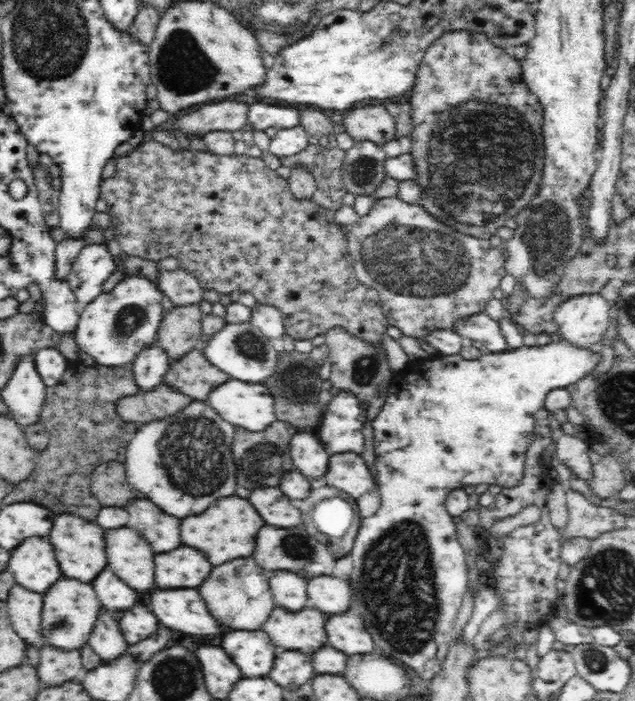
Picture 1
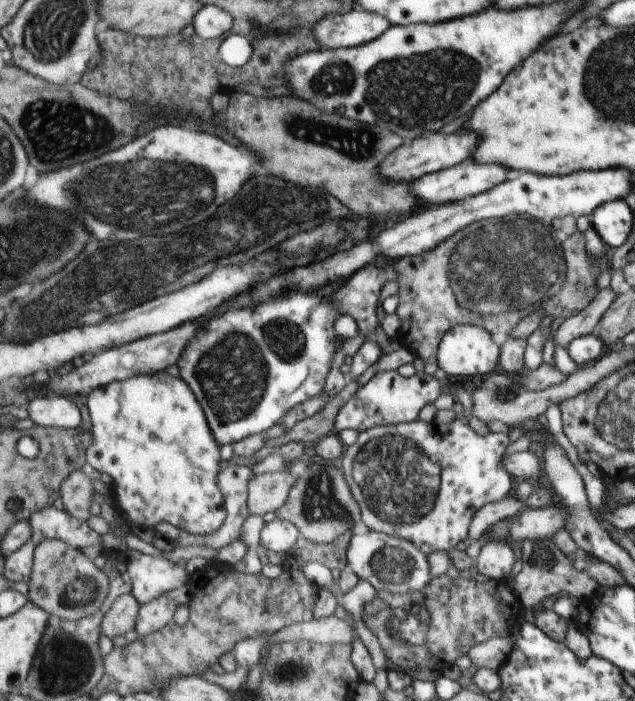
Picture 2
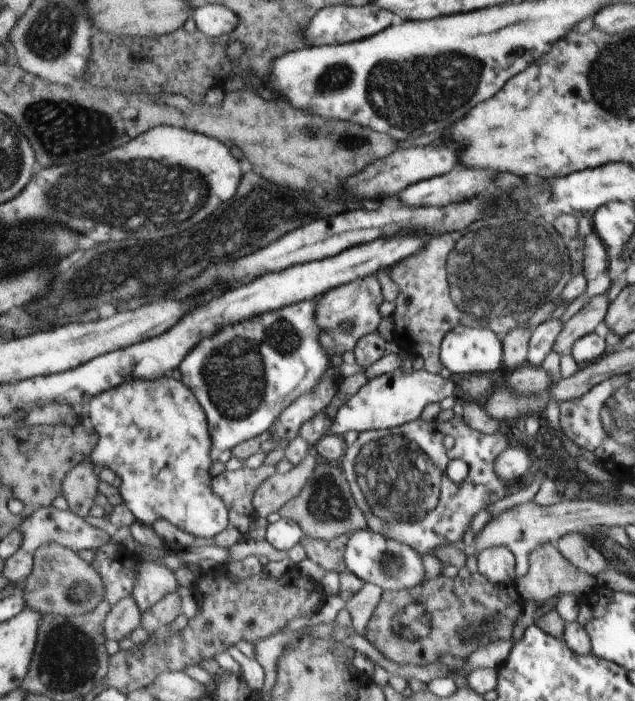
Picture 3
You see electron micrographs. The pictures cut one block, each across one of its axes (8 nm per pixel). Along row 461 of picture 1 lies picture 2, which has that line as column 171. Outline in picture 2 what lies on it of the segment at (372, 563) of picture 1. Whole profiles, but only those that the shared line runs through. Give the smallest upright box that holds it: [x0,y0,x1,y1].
[87,371,229,536]

